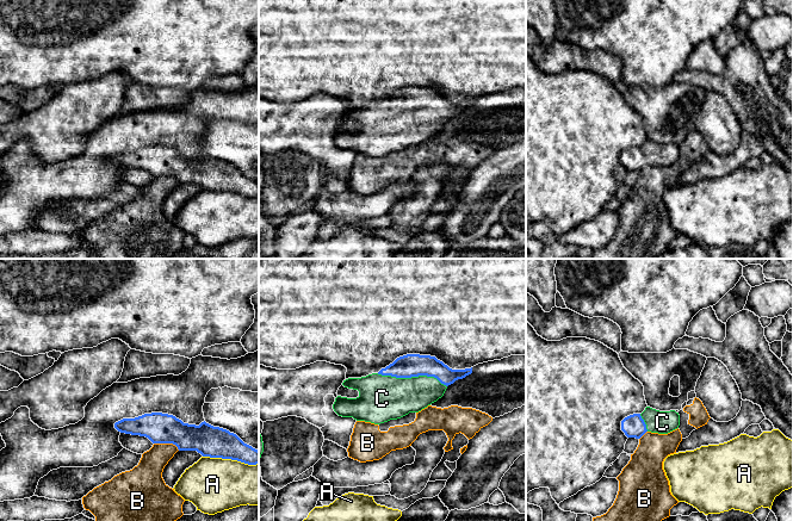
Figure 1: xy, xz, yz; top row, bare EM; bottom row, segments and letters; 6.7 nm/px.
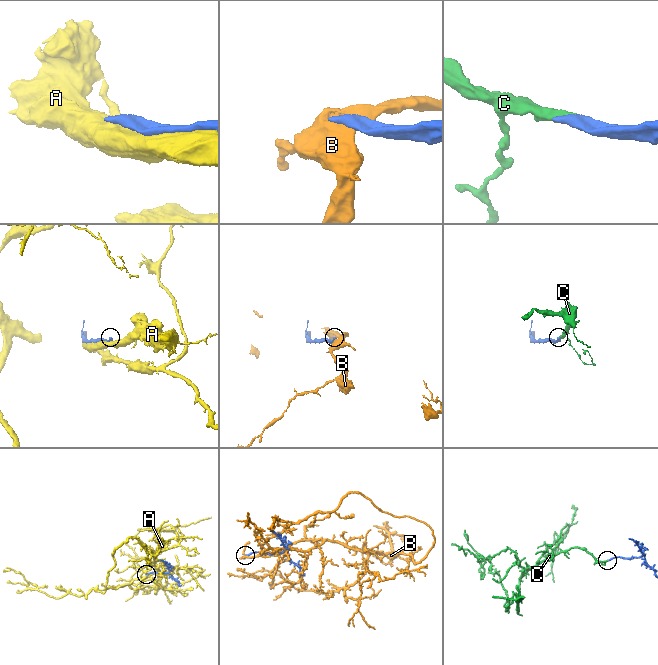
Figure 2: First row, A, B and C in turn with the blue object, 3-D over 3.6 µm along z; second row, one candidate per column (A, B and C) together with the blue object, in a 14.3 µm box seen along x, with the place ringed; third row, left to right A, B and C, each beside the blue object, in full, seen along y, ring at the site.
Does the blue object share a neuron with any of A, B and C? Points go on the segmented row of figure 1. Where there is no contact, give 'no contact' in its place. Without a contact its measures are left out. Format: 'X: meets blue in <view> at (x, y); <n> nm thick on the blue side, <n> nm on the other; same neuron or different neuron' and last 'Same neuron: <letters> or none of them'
A: meets blue in xy at (230, 458); 220 nm thick on the blue side, 360 nm on the other; different neuron
B: meets blue in xy at (167, 442); 200 nm thick on the blue side, 190 nm on the other; different neuron
C: meets blue in xz at (412, 376); 160 nm thick on the blue side, 300 nm on the other; same neuron
Same neuron: C

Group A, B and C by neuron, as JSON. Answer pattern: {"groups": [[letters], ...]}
{"groups": [["A"], ["B"], ["C"]]}

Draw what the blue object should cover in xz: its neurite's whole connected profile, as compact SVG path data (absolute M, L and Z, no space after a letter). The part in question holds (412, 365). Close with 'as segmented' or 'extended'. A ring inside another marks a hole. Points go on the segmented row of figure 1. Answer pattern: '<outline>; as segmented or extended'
M407 354L397 358L392 364L361 378L348 378L342 385L358 390L357 398L337 396L333 404L334 411L342 417L380 424L390 420L401 418L409 413L419 413L441 398L448 385L472 373L471 368L452 370L435 356Z; extended

